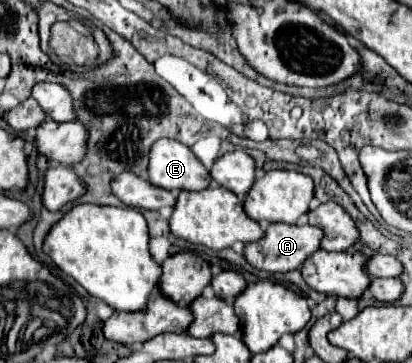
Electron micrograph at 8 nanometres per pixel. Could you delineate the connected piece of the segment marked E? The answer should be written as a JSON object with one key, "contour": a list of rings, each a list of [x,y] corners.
{"contour":[[[160,138],[150,150],[148,178],[164,190],[200,192],[212,184],[210,172],[192,154],[188,146],[176,140]]]}

